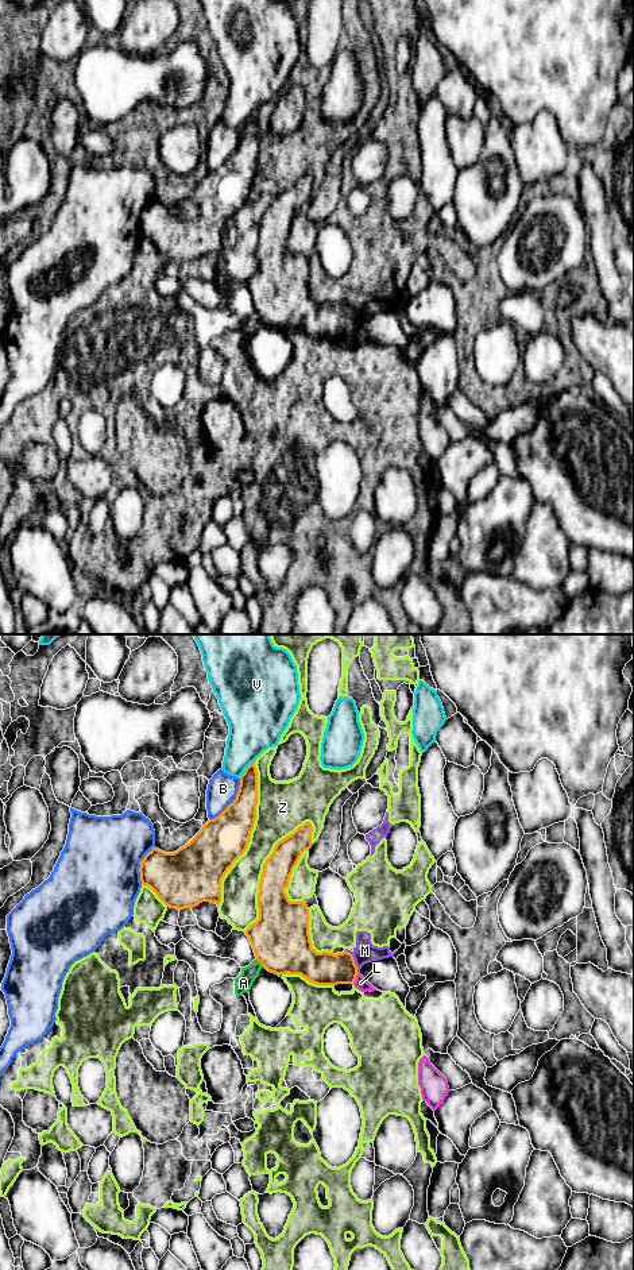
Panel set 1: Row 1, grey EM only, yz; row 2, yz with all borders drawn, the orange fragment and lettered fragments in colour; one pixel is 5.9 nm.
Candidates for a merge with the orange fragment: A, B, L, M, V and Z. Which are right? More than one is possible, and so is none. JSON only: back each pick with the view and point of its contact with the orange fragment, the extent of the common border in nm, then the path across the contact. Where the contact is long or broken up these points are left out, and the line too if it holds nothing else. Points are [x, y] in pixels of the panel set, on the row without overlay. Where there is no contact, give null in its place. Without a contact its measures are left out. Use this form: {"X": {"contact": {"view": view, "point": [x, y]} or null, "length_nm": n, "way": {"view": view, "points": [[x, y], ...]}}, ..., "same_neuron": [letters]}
{"same_neuron": []}

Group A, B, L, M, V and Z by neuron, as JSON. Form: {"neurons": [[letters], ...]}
{"neurons": [["A", "M", "Z"], ["B"], ["L", "V"]]}

